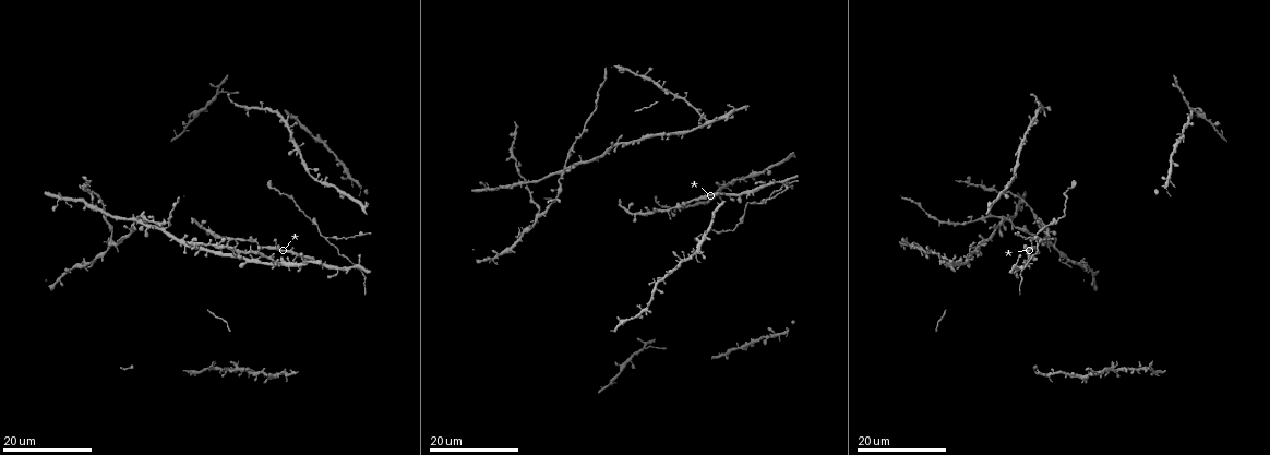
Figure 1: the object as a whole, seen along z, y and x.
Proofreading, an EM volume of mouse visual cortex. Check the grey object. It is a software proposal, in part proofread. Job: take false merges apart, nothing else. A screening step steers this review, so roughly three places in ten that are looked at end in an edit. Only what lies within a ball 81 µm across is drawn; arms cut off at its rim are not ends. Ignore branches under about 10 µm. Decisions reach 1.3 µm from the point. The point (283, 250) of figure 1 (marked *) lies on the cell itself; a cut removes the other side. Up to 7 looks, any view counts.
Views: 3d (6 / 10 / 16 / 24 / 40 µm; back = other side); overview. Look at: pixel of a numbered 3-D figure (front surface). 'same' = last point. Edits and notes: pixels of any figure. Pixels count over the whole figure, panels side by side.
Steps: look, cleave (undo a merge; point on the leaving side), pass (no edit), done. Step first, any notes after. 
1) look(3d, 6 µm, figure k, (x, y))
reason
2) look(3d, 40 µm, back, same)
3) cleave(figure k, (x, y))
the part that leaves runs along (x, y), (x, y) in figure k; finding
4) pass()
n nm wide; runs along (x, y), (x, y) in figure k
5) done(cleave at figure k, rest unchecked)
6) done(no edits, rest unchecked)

look(3d, 24 µm, figure 1, (673, 133))
side arm on a straight run

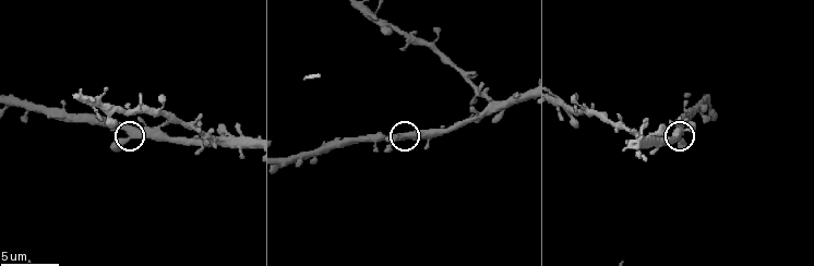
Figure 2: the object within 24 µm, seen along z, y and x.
look(3d, 6 µm, figure 2, (133, 135))
closer look

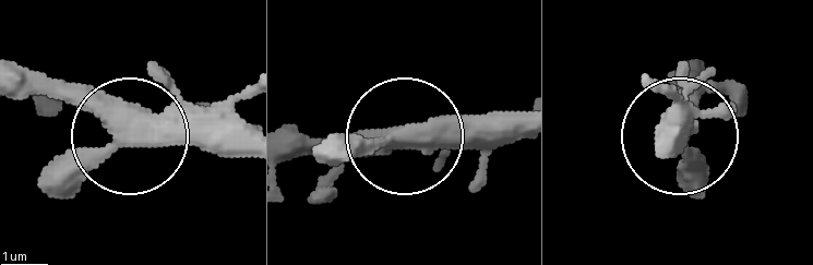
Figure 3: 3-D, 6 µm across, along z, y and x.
pass()
380 nm wide; runs along (293, 158), (402, 143), (320, 146) in figure 3; all the same cell

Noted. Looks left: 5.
look(3d, 24 µm, figure 1, (243, 106))
a narrow waist

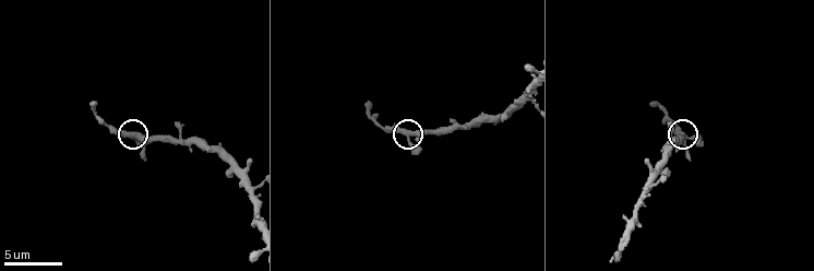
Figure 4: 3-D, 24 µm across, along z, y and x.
look(3d, 6 µm, figure 4, (689, 136))
closer look

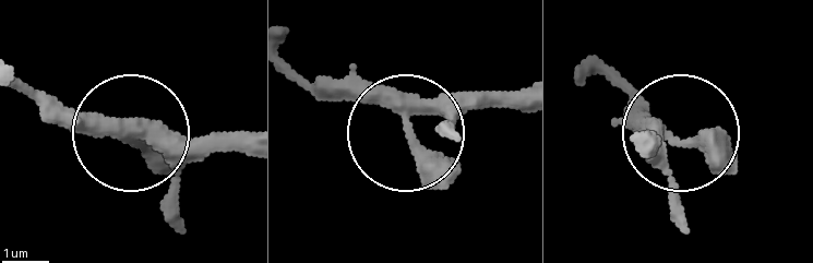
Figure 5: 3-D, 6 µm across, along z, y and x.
pass()
runs along (514, 97), (443, 97), (408, 124), (385, 105), (331, 97) in figure 5; one cell here

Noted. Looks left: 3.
look(3d, 24 µm, figure 1, (753, 205))
arms part here

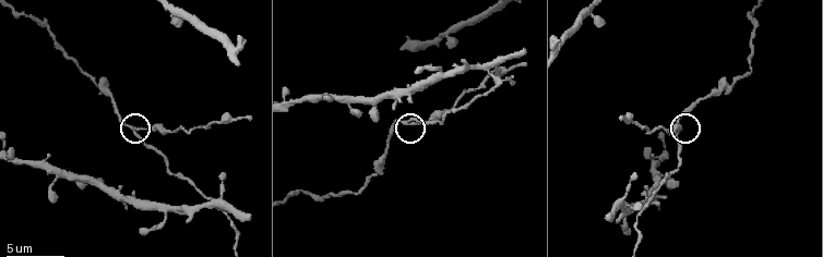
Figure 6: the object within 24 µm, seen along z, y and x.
look(3d, 6 µm, figure 6, (139, 130))

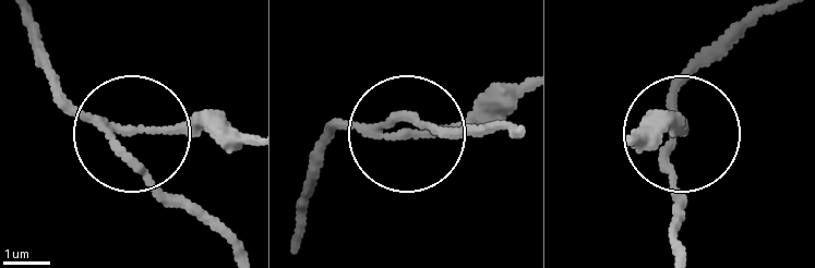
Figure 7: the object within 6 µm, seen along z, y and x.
cleave(figure 7, (176, 124))
160 nm wide; the part that leaves runs along (107, 121), (243, 133) in figure 7; two cells meet here

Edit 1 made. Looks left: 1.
done(cleave at figure 7, rest unchecked)

